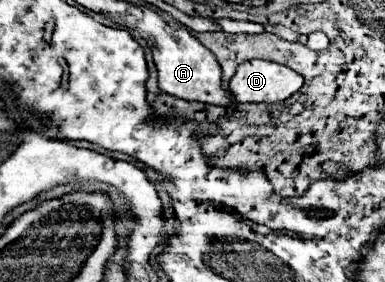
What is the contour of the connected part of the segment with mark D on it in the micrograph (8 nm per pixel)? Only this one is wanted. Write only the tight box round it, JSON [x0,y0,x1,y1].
[230,60,304,102]

